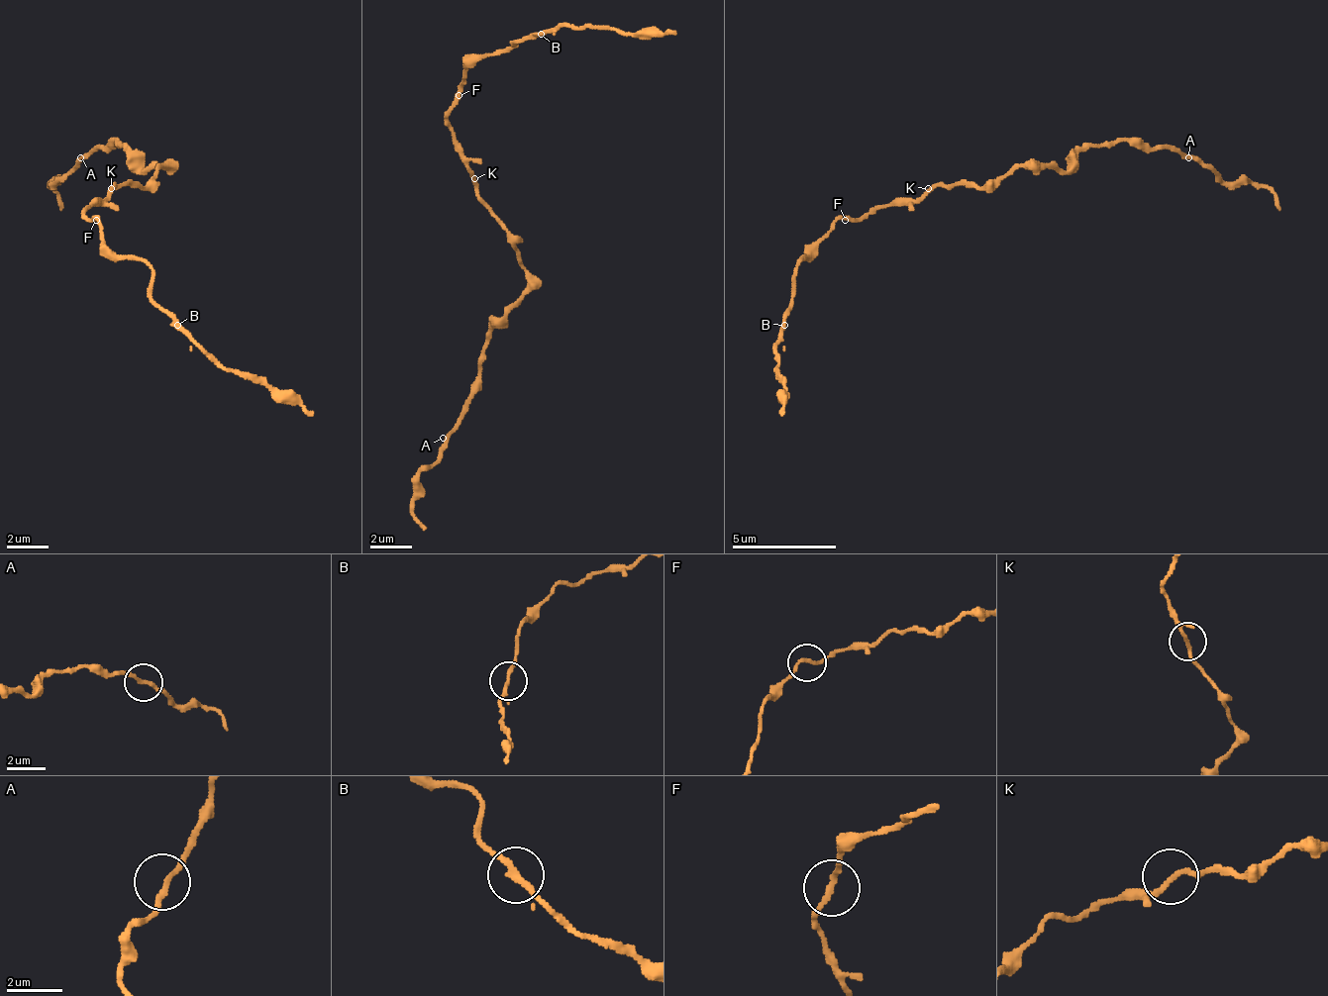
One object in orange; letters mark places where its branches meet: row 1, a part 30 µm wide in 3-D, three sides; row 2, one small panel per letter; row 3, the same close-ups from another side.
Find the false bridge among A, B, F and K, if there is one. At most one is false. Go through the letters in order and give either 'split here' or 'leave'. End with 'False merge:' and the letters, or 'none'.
A: leave
B: split here
F: leave
K: leave
False merge: B

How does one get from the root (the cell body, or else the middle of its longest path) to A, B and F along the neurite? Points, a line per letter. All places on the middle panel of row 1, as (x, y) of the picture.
A: (474, 183), (479, 204), (526, 266), (526, 292), (484, 340), (479, 391), (469, 402), (469, 412), (443, 438)
B: (474, 183), (449, 121), (454, 95), (479, 58), (505, 53), (542, 33)
F: (474, 183), (474, 178), (463, 167), (463, 151), (449, 121), (449, 110), (459, 95)

